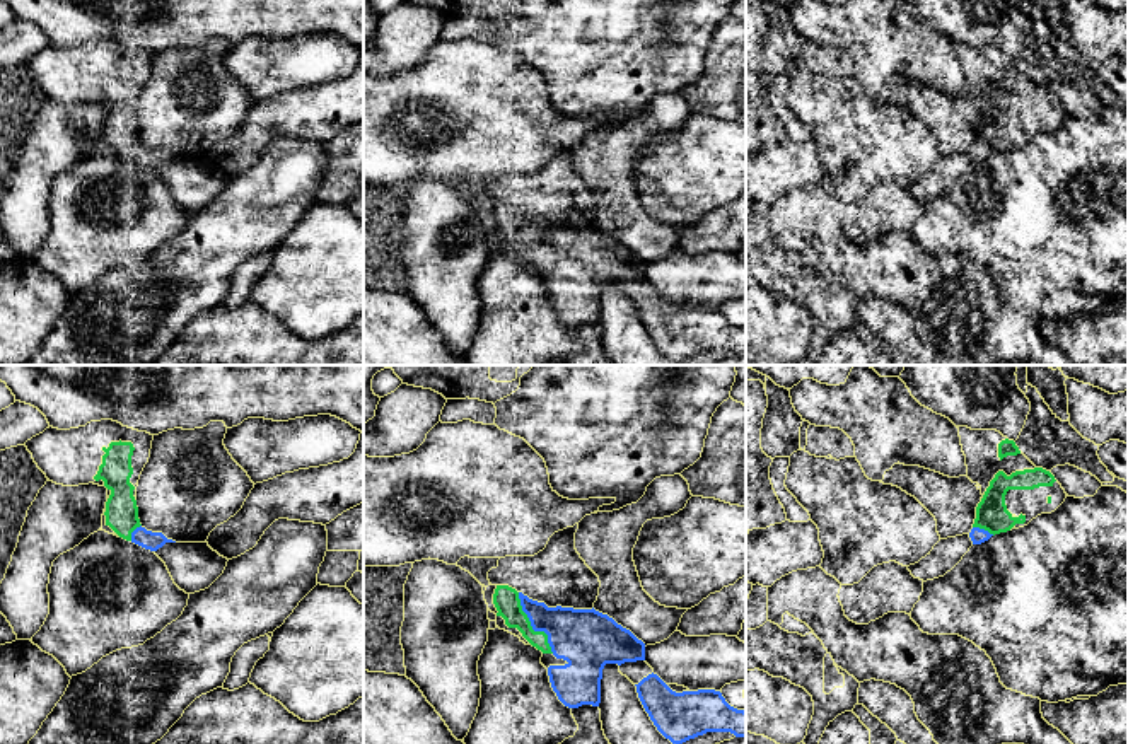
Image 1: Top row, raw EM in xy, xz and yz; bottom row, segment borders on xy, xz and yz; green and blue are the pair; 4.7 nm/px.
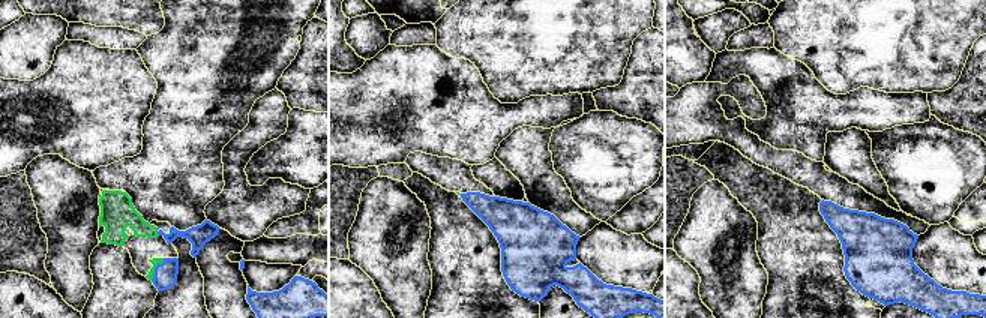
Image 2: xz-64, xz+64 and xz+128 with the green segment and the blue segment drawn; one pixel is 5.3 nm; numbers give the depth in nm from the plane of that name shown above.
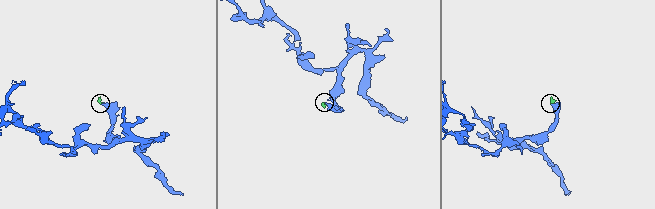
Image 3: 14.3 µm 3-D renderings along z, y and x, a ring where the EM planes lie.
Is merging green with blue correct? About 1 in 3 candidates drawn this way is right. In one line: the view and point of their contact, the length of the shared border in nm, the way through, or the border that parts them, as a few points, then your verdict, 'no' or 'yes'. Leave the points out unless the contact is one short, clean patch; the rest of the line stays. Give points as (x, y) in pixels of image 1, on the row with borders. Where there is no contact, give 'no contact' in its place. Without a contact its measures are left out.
meets green in xz at (531, 627); contact 340 nm long; yes

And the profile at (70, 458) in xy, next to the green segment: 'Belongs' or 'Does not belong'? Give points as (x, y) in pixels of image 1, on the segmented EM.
Belongs

